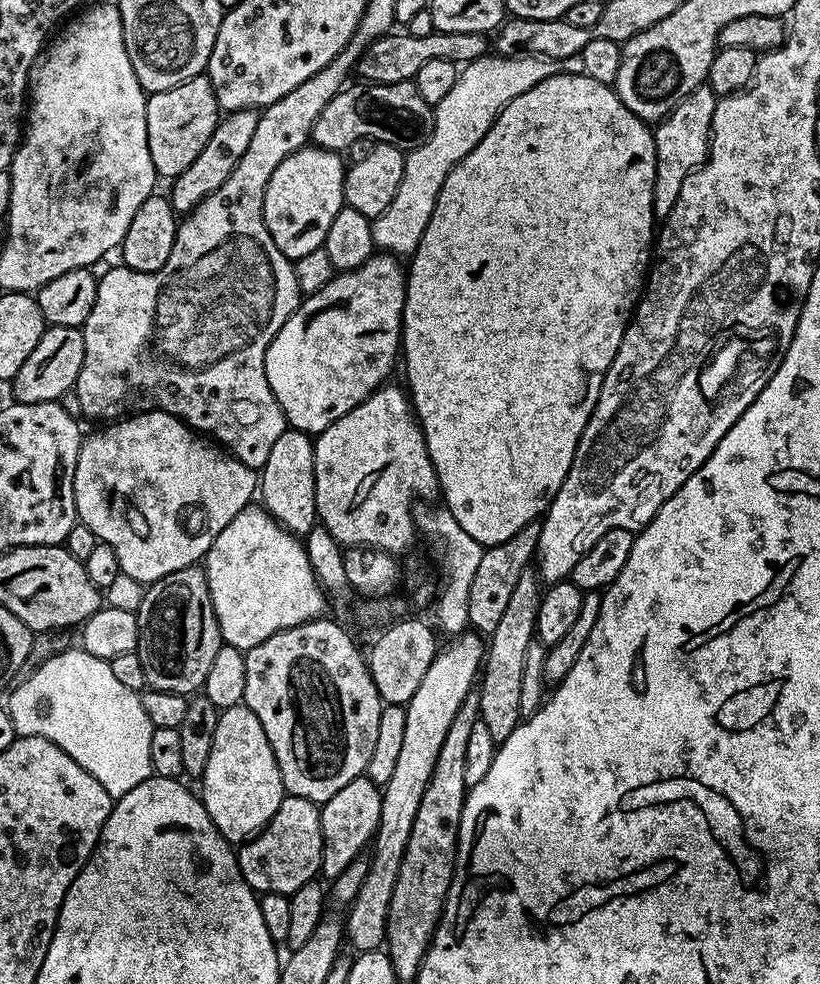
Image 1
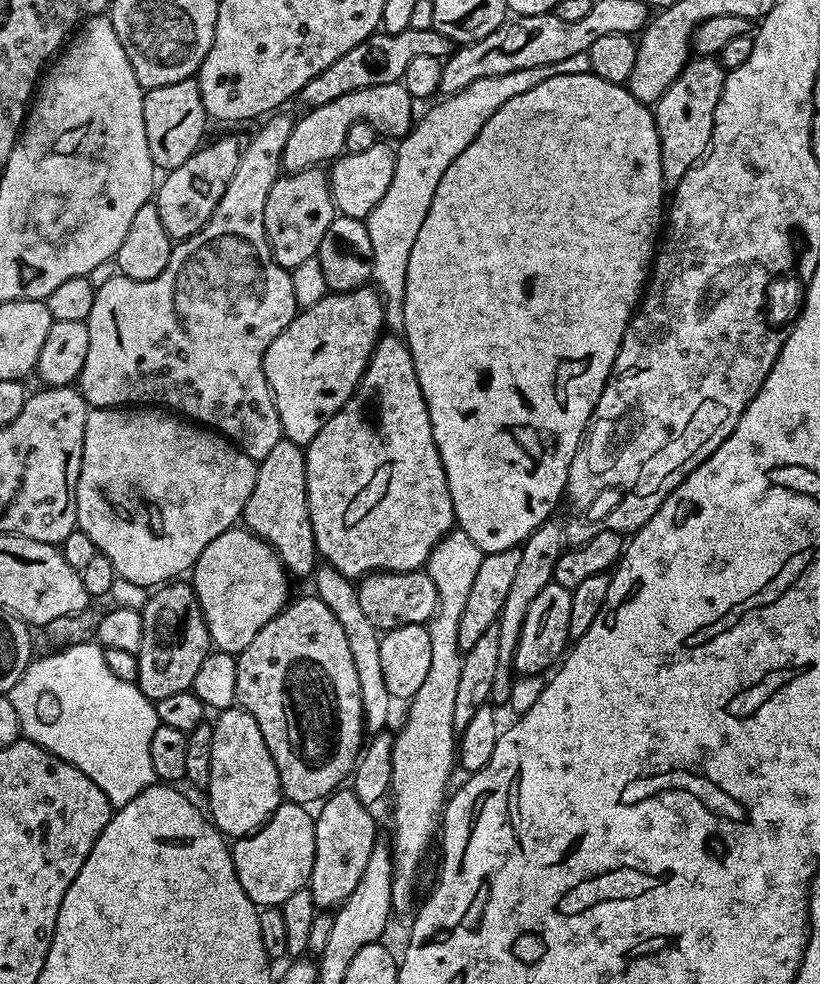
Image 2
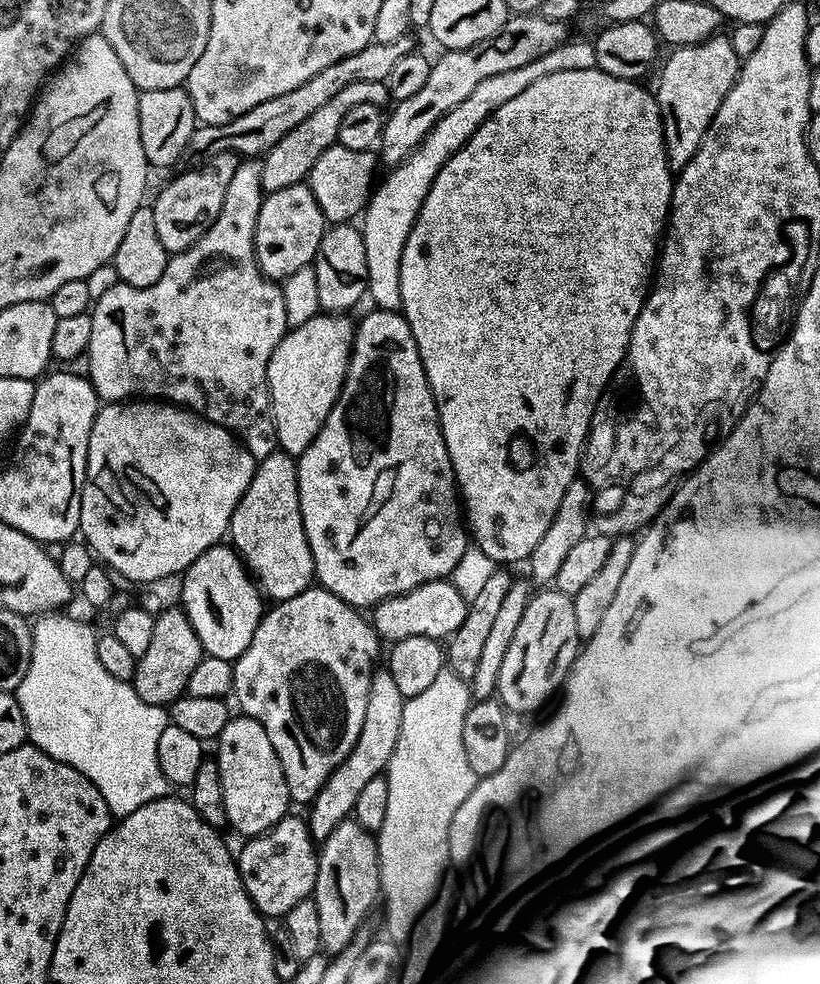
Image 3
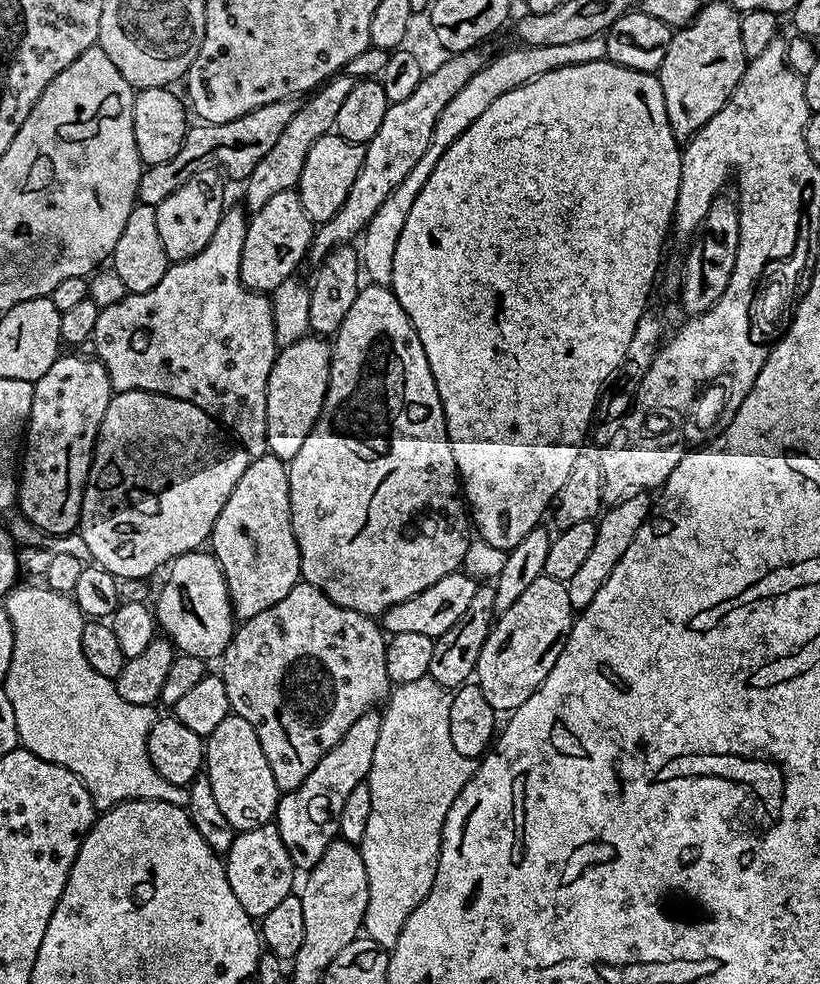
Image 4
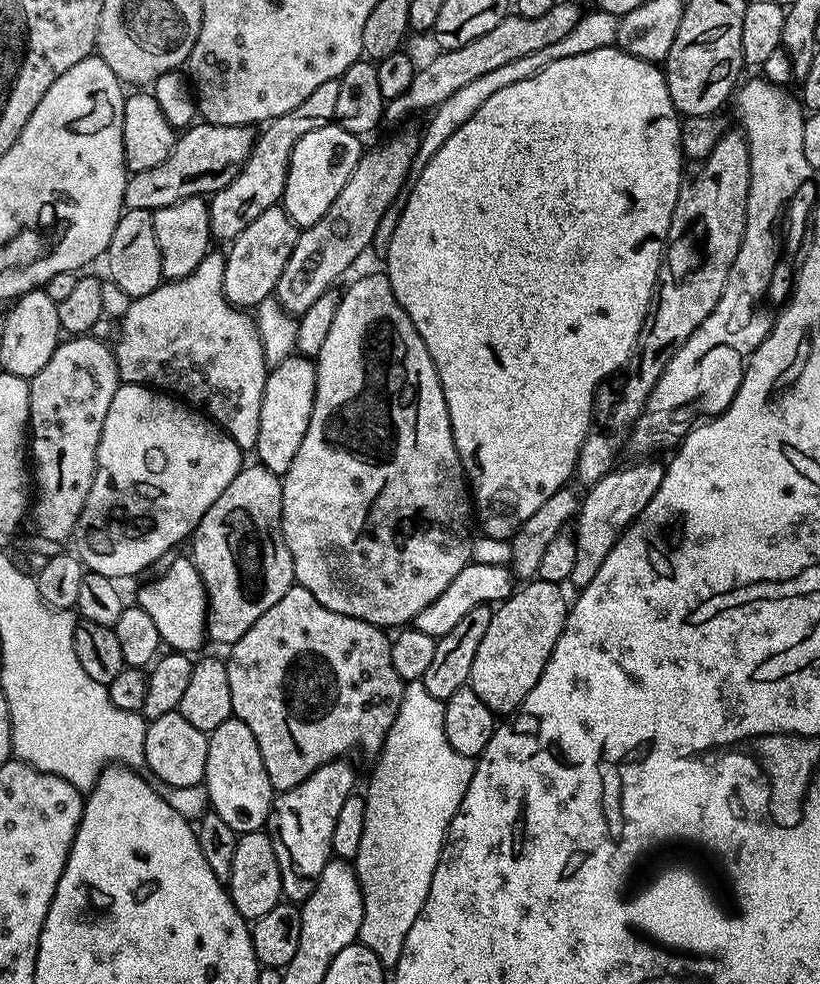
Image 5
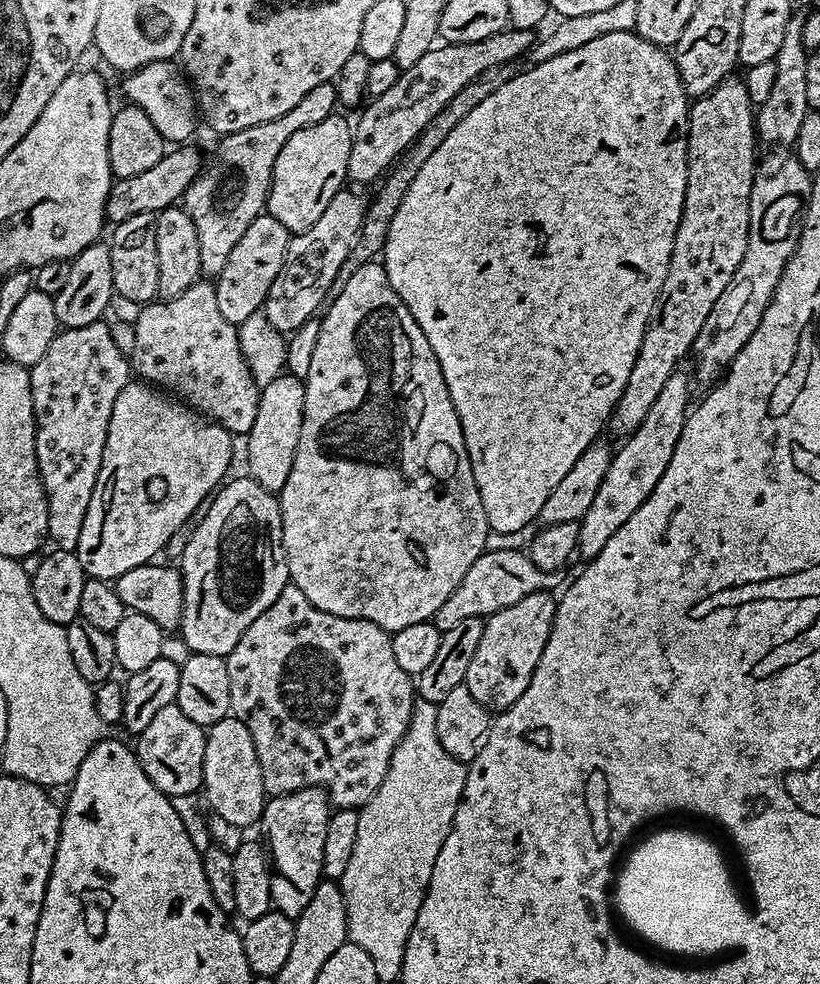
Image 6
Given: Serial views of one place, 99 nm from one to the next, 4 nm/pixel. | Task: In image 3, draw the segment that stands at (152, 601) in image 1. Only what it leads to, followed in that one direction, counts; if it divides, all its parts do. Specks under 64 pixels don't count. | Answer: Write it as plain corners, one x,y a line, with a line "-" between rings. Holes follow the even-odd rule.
173,606
165,612
157,611
154,616
154,635
150,638
150,646
146,646
146,654
139,656
136,661
130,687
136,691
138,698
142,698
142,702
171,705
187,687
188,676
194,666
198,666
200,659
202,653
198,636
194,634
194,628
190,626
183,608

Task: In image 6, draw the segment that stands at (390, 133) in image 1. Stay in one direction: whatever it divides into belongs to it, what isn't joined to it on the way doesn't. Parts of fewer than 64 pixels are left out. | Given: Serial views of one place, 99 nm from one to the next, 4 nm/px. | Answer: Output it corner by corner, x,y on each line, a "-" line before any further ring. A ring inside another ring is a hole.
335,83
314,86
298,101
298,106
286,110
282,118
250,126
246,130
221,135
212,152
212,157
203,161
201,170
185,190
182,207
190,214
194,230
198,230
200,270
205,277
219,276
230,250
238,246
238,238
246,234
246,226
265,211
268,191
272,185
274,162
278,162
278,150
286,146
286,138
330,118
338,108

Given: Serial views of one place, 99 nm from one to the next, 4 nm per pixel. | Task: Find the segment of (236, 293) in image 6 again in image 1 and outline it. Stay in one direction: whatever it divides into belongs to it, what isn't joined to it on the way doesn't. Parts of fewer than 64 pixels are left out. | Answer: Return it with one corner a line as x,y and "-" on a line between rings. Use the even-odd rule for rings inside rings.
305,146
282,158
278,170
270,174
264,195
264,221
274,246
295,262
302,254
324,247
326,230
334,218
346,207
344,202
344,174
346,160
341,153
325,148

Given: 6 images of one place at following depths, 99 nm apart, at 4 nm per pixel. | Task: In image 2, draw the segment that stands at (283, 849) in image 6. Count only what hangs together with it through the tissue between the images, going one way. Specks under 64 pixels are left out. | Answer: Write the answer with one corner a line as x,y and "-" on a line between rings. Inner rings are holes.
321,563
314,573
316,580
315,595
319,596
326,606
330,606
330,614
338,618
342,630
346,633
346,643
350,645
350,654
354,657
354,670
358,673
358,686
362,694
362,710
364,711
364,727
369,733
385,731
388,715
392,712
394,701
386,690
386,681
382,678
382,654
380,653
381,633
366,618
362,605
358,602
357,585
348,577
338,574
329,564

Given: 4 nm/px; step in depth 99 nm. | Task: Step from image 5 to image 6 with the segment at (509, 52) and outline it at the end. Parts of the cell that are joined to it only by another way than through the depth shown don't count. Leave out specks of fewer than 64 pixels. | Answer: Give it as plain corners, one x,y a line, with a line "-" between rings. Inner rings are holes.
509,26
498,34
490,34
490,38
482,38
482,42
444,42
422,54
414,66
401,71
398,82
394,82
386,94
371,97
363,105
364,113
354,120
348,180
375,185
419,137
426,124
450,102
450,98
454,98
454,94
458,94
458,90
462,90
462,86
474,82
474,78
486,74
486,70
494,66
519,61
519,56
521,59
533,43
533,30

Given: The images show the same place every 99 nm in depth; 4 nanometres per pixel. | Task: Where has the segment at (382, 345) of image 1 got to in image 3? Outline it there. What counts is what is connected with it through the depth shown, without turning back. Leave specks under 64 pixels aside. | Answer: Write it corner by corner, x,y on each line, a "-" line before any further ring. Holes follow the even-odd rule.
321,314
310,318
310,322
302,322
302,326
293,328
285,332
284,337
278,342
278,346
272,351
272,357
268,363
268,397
272,399
272,421
276,423
276,443
279,451
288,453
293,458
300,457
304,451
310,446
310,442
318,434
318,430
326,422
326,418
330,414
330,410
334,406
334,402
340,397
342,390
342,382
346,376
348,369
348,360
352,356
352,338
354,335
353,321
348,321
349,317
344,314

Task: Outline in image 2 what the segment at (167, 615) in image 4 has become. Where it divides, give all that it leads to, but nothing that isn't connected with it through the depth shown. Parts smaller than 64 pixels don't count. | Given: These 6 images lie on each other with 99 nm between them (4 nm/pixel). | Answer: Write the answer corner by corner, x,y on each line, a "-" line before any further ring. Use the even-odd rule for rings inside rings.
233,526
218,534
190,570
190,583
202,606
209,641
222,652
246,650
254,634
289,603
288,580
290,573
276,551
247,528

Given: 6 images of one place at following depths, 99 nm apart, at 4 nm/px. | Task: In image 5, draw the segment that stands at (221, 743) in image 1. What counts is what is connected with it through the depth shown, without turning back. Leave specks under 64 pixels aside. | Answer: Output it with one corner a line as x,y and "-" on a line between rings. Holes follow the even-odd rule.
235,718
227,720
208,736
203,787
208,789
211,811
216,812
218,818
222,818
222,822
237,834
259,832
267,825
274,789
262,762
262,750
258,750
258,742
254,734
250,734
250,726
246,726
246,722

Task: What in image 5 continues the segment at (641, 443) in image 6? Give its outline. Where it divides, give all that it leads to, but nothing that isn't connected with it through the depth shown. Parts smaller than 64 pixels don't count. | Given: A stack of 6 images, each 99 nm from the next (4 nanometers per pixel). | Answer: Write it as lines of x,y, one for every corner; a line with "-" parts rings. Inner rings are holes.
640,460
625,468
617,466
583,493
578,513
580,526
577,525
574,530
578,542
578,558
574,562
570,581
573,589
582,589
592,582
594,574
598,574
598,569
602,567
602,562
606,562
606,554
614,550
620,535
640,517
642,510
646,510
650,498
658,494
664,469
665,465
656,460

